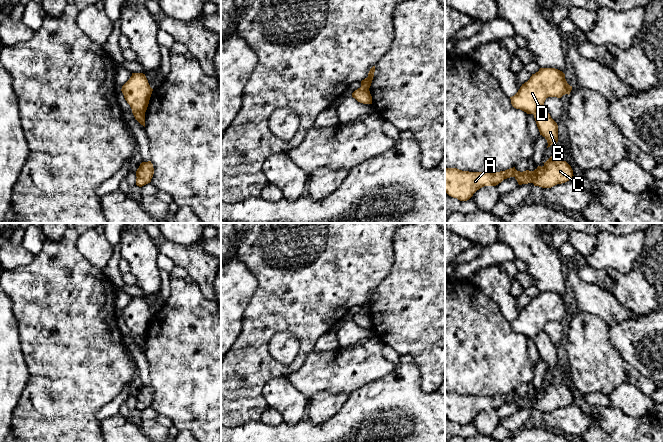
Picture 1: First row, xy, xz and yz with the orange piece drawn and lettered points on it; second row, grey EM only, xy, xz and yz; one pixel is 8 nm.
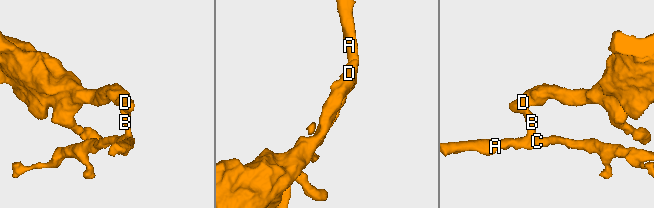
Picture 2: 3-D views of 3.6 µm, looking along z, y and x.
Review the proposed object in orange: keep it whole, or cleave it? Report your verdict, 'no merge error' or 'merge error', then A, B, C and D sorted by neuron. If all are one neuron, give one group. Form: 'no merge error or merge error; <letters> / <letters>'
merge error; A B C / D

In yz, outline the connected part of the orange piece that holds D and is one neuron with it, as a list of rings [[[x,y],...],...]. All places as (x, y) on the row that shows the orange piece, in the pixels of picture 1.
[[[540,68],[510,99],[514,108],[534,114],[543,107],[548,97],[561,98],[565,94],[569,95],[571,90],[572,86],[567,83],[562,71],[555,68]]]

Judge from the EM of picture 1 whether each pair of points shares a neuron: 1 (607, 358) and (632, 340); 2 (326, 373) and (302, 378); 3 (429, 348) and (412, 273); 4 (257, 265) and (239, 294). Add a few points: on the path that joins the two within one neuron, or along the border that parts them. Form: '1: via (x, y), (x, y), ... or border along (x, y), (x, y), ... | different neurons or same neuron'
1: border along (608, 328), (610, 344), (633, 367) | different neurons
2: via (320, 373), (308, 378) | same neuron
3: via (429, 329), (429, 292) | same neuron
4: border along (236, 256), (257, 280), (257, 288), (252, 297) | different neurons

